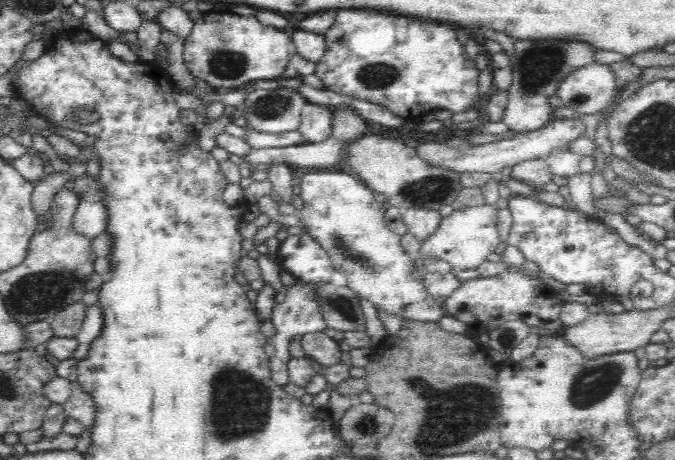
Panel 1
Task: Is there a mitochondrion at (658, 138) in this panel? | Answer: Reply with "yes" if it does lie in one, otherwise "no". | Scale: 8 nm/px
yes

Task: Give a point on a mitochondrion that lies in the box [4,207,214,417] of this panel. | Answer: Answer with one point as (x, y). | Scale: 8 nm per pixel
(35, 295)

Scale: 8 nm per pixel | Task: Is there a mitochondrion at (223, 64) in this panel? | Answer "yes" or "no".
yes

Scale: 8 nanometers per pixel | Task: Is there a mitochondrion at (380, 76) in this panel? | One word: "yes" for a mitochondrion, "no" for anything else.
yes

